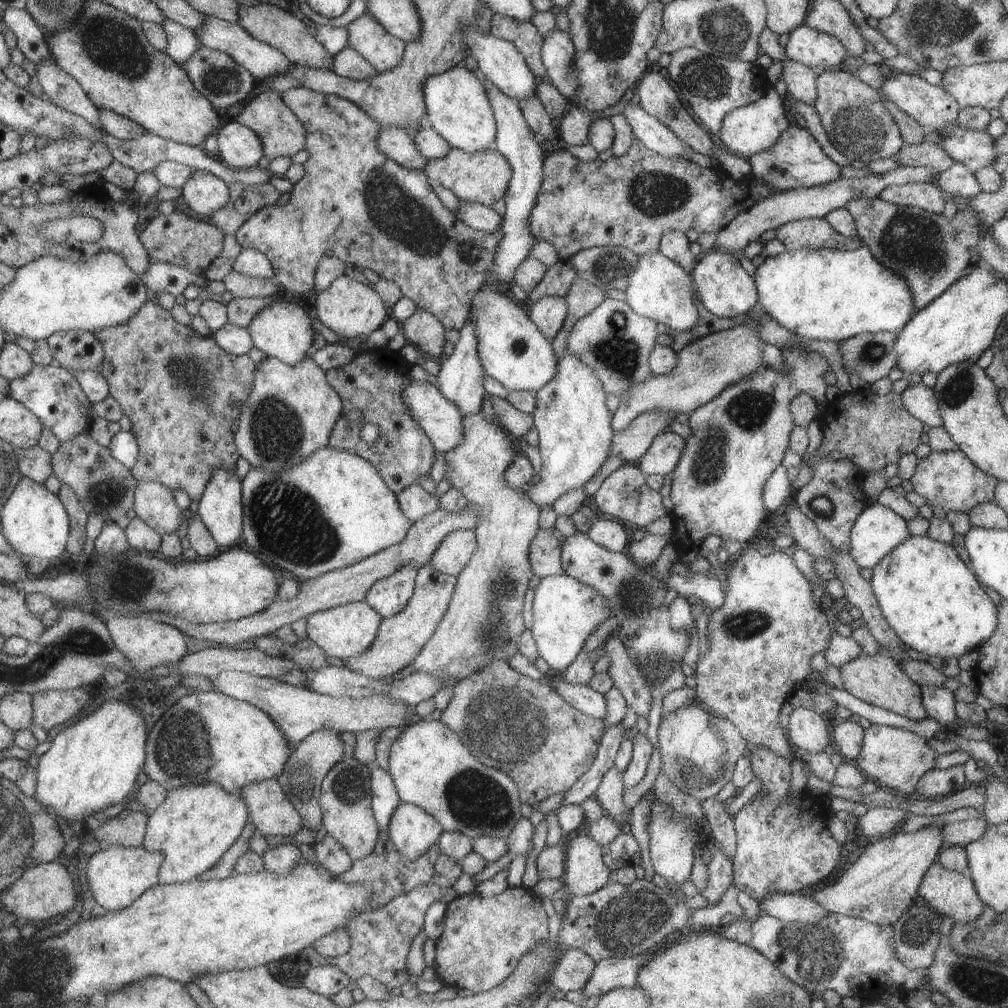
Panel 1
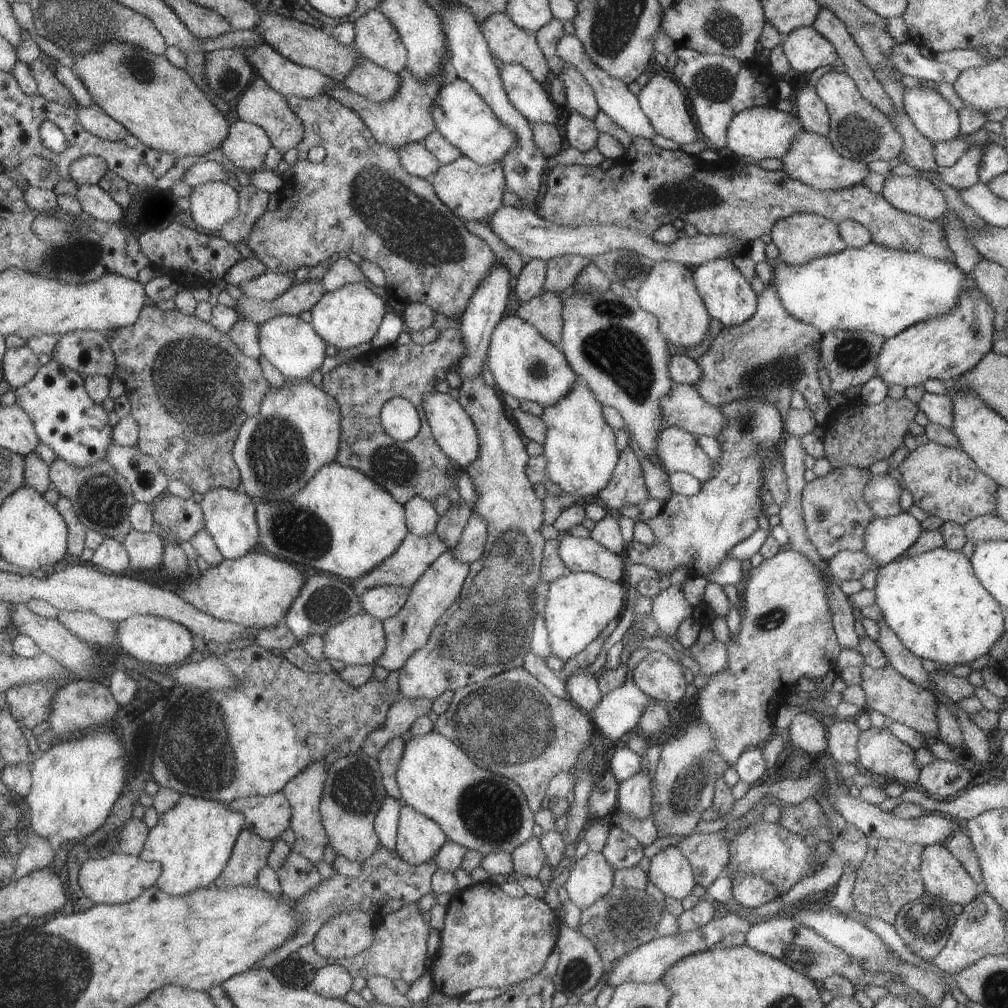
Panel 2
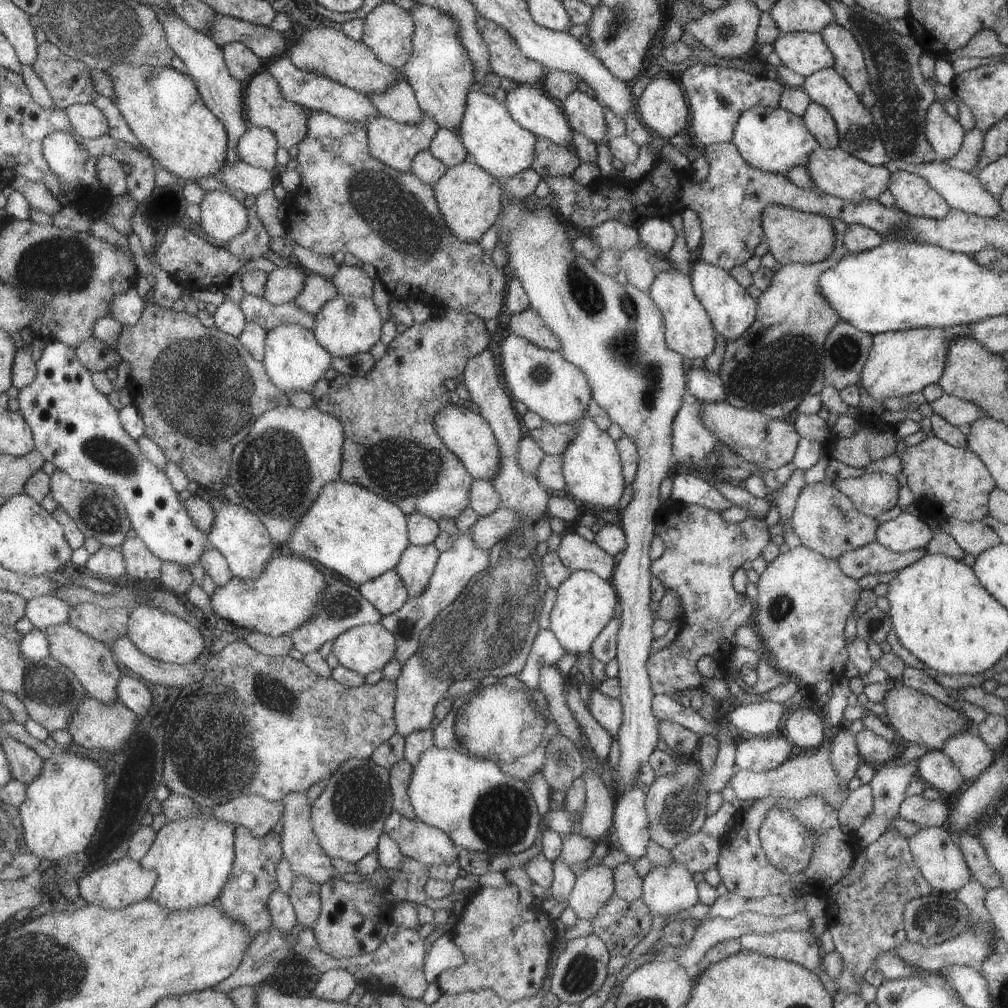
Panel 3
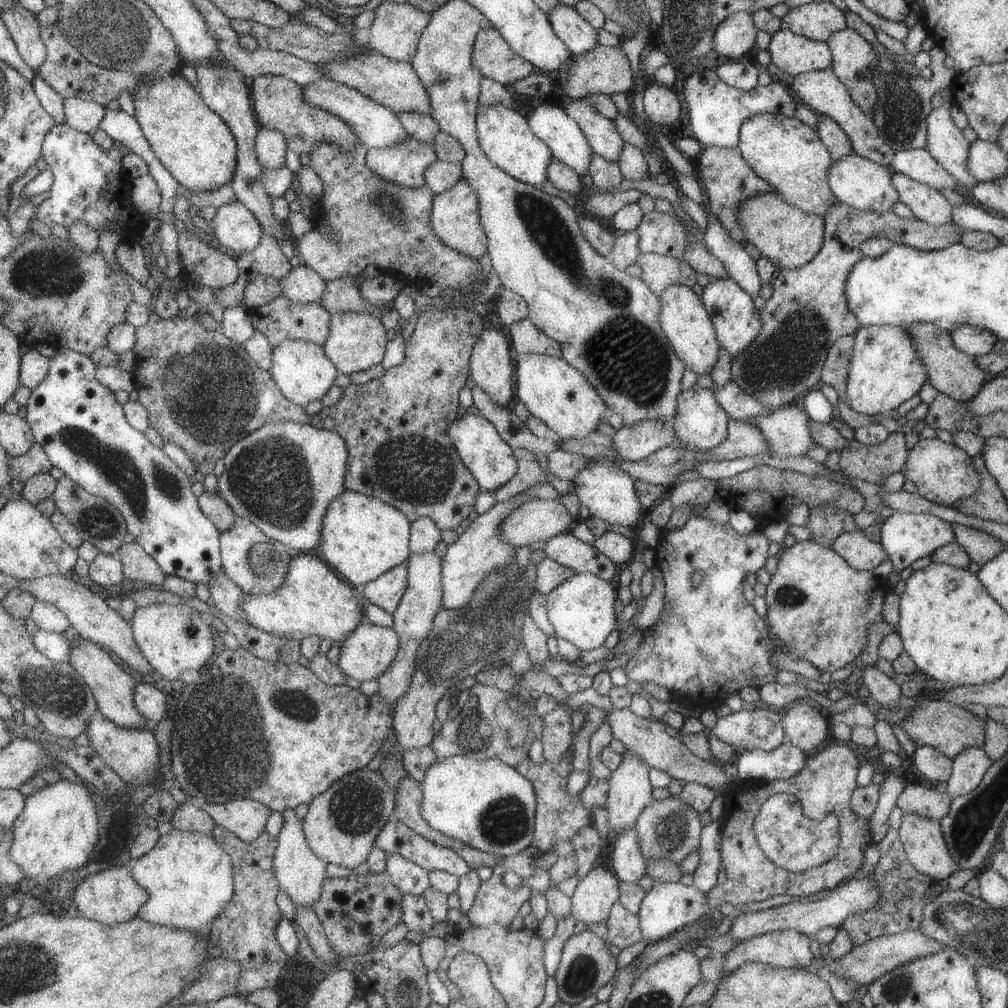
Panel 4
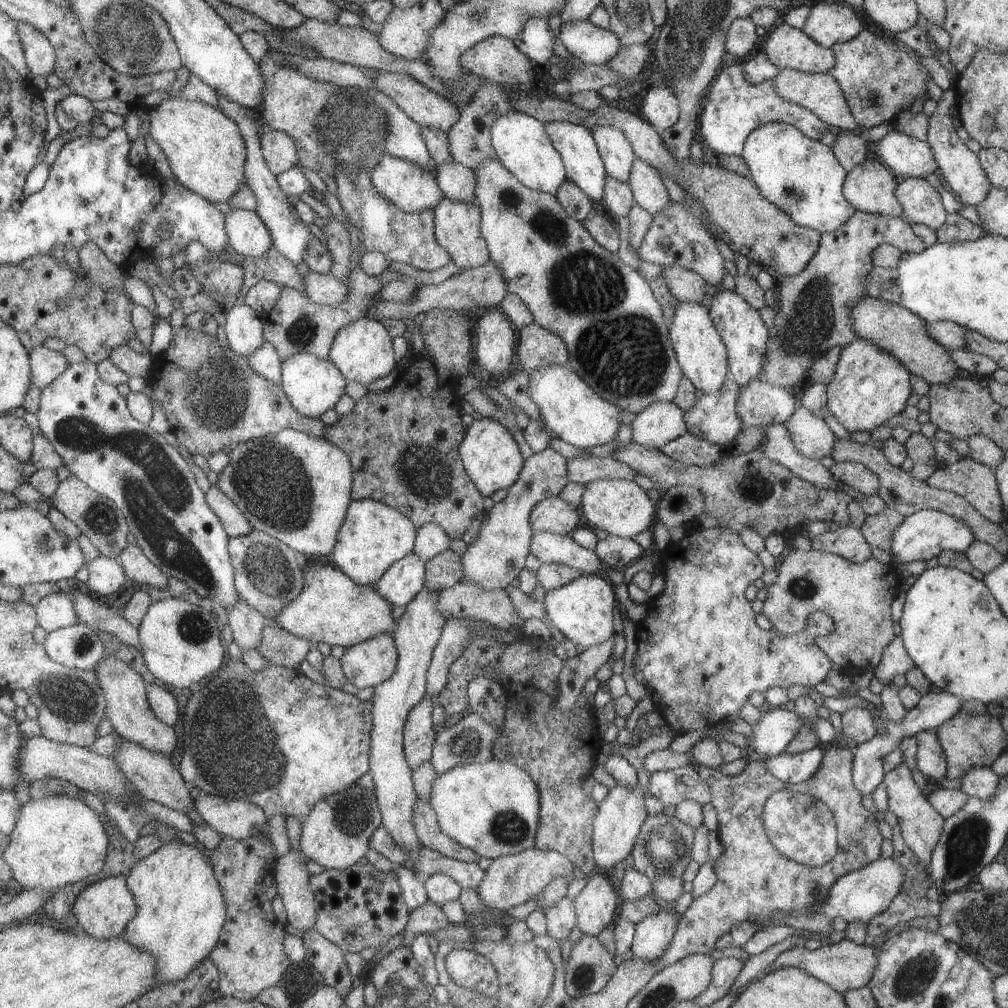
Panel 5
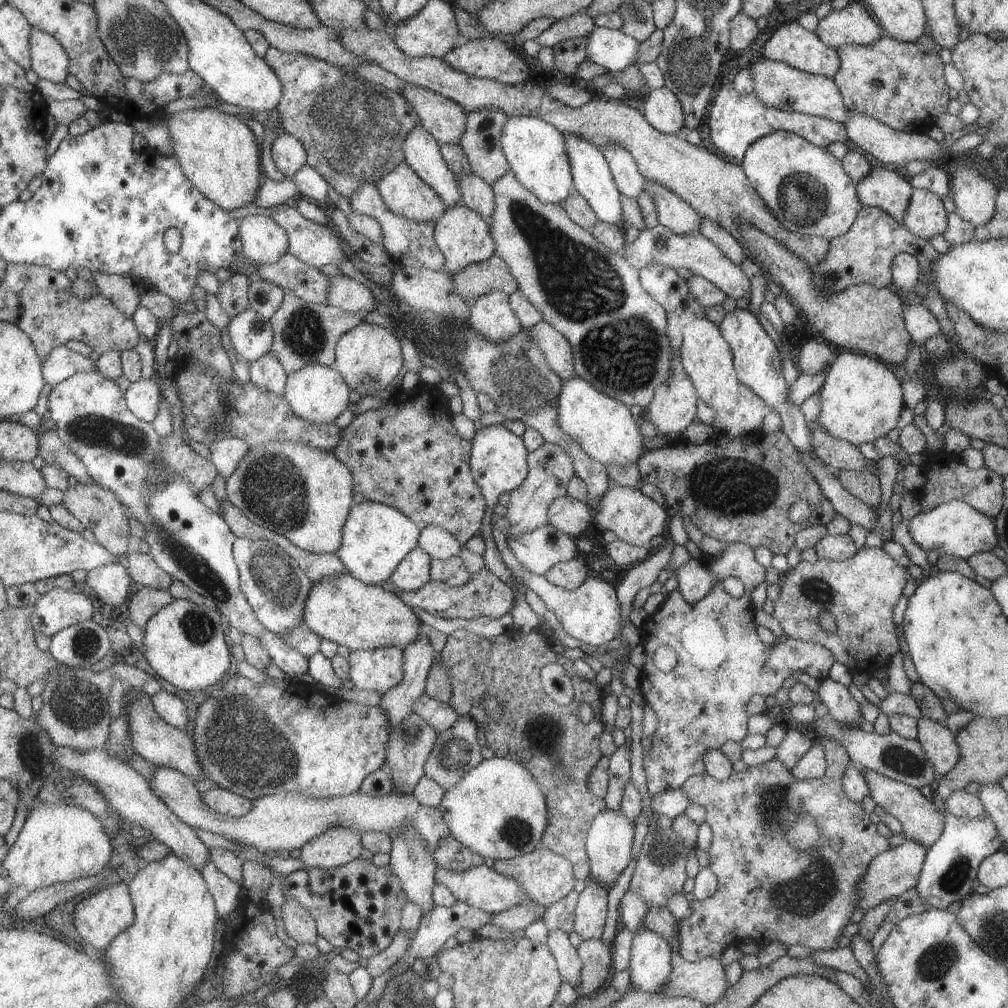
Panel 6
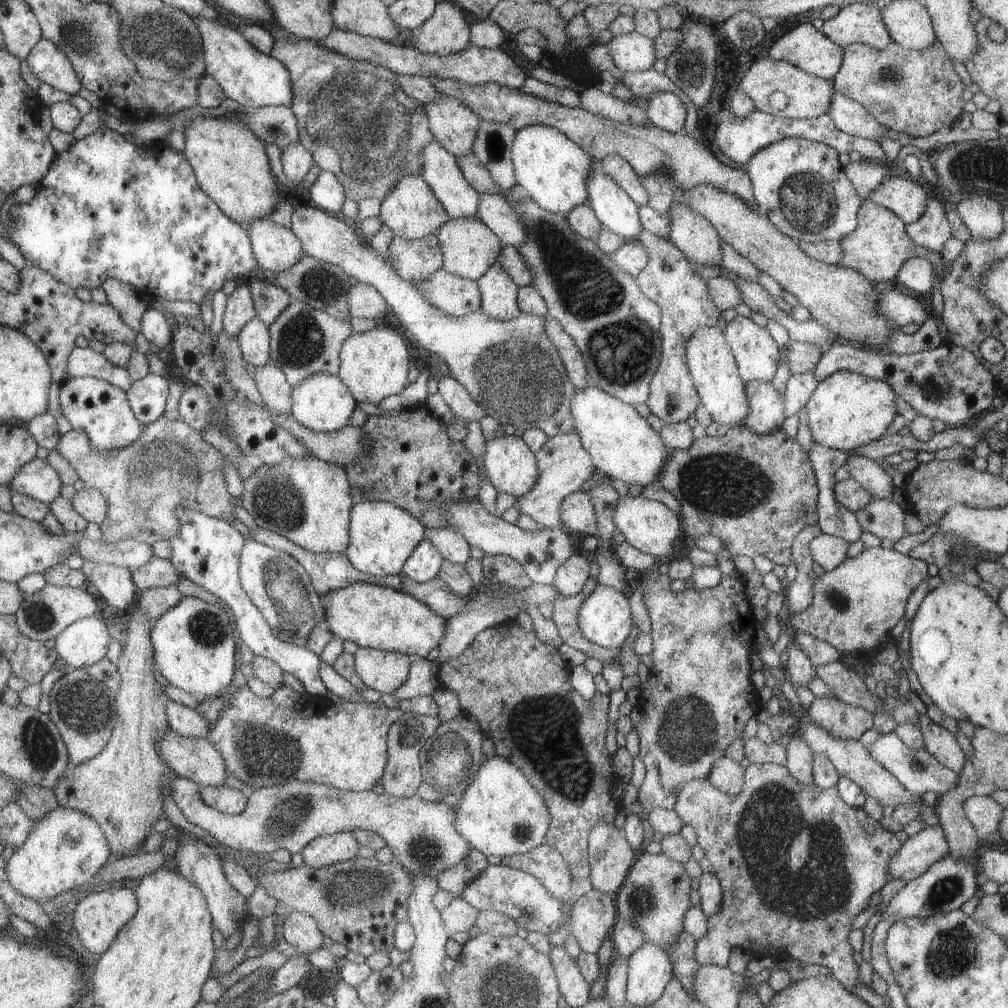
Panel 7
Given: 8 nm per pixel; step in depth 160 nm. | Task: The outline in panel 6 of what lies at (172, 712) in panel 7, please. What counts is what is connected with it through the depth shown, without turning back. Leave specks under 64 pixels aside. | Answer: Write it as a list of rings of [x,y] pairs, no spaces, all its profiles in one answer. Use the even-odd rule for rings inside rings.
[[[160,689],[155,695],[150,696],[150,700],[156,713],[166,724],[174,728],[184,729],[188,723],[187,702],[175,694],[167,694]]]

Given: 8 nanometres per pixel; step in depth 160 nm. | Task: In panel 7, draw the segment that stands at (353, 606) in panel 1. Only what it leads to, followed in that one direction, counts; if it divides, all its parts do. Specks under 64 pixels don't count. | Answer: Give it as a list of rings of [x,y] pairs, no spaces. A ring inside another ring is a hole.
[[[359,647],[353,659],[357,677],[381,695],[392,694],[408,678],[411,658],[399,652]]]

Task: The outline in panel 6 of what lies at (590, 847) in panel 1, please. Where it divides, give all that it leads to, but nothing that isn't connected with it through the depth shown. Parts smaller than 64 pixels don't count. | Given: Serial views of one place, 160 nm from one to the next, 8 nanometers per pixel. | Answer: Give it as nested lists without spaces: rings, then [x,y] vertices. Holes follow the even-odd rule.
[[[586,880],[584,889],[578,893],[573,913],[573,932],[582,940],[599,939],[607,914],[608,889],[600,882]]]

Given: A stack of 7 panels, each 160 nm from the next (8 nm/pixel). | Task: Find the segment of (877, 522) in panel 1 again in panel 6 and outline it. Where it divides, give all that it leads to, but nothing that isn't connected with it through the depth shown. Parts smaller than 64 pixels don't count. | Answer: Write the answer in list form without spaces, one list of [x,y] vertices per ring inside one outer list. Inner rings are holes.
[[[951,500],[942,503],[931,511],[920,511],[906,524],[908,536],[923,551],[937,551],[961,559],[984,551],[992,551],[996,545],[996,535],[993,519],[975,511],[962,501]]]

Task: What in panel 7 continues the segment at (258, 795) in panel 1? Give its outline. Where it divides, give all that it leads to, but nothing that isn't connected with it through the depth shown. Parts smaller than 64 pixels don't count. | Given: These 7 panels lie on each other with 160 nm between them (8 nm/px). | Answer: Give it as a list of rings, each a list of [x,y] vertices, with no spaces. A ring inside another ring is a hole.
[[[198,786],[201,801],[213,810],[225,815],[237,815],[245,809],[248,798],[243,792],[227,788],[227,786]]]

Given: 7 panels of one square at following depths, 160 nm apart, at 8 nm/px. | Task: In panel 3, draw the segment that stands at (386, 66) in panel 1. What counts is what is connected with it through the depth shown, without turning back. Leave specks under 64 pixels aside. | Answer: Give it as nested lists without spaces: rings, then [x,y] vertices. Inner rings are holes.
[[[382,1],[374,6],[363,18],[363,36],[361,42],[373,51],[380,63],[401,70],[412,51],[411,35],[414,29],[411,17],[392,1]]]

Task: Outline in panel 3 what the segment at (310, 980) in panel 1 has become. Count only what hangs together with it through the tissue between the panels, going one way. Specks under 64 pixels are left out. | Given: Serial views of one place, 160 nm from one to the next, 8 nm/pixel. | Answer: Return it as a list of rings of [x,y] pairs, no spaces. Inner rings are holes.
[[[331,969],[320,975],[312,995],[321,1000],[343,1002],[353,988],[358,988],[354,976],[343,969]]]

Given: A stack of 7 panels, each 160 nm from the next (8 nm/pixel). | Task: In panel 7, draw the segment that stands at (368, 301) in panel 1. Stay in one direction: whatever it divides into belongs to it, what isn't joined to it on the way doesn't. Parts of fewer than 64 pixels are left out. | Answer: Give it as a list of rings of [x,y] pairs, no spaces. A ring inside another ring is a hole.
[[[379,326],[361,334],[351,334],[339,350],[338,378],[356,403],[379,404],[387,396],[397,395],[409,384],[409,352],[405,340],[389,326]]]

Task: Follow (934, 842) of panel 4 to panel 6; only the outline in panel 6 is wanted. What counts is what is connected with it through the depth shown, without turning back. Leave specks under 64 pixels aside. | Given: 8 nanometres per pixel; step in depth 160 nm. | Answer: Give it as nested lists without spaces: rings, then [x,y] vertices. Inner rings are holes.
[[[863,770],[869,787],[869,796],[876,805],[883,808],[885,813],[894,816],[901,823],[905,840],[909,839],[917,844],[922,844],[925,848],[929,848],[939,838],[944,825],[944,816],[933,805],[933,802],[923,797],[919,789],[884,777],[875,771]]]

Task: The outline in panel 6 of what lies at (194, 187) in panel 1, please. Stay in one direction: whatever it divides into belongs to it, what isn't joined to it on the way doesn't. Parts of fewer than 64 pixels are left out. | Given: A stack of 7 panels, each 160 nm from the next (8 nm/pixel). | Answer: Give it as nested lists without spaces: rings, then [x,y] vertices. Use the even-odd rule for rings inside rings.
[[[247,215],[238,220],[238,236],[241,244],[242,254],[254,264],[272,264],[284,253],[288,245],[285,232],[269,217]]]

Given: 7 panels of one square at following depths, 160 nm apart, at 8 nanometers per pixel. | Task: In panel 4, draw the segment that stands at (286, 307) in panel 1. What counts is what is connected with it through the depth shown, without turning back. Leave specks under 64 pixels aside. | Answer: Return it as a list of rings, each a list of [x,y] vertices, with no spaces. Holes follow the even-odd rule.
[[[301,339],[282,340],[282,343],[272,347],[271,364],[267,372],[283,396],[300,407],[304,407],[308,402],[320,400],[339,374],[318,344]]]

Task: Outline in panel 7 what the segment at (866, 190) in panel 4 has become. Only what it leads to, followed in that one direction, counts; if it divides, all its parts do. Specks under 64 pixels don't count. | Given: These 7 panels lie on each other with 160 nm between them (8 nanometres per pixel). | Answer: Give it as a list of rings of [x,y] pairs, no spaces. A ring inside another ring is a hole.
[[[896,171],[885,178],[868,198],[869,201],[891,210],[905,225],[919,220],[919,216],[925,212],[927,199],[927,194],[919,184]]]

